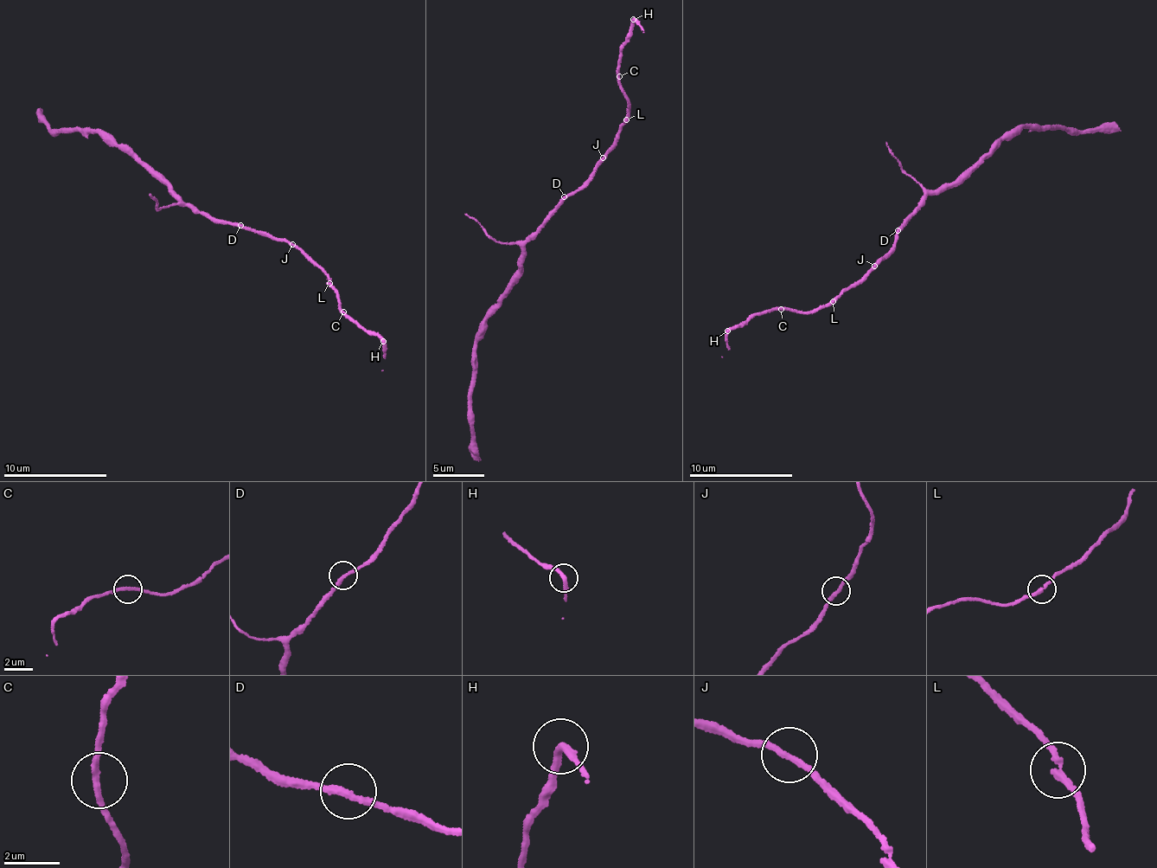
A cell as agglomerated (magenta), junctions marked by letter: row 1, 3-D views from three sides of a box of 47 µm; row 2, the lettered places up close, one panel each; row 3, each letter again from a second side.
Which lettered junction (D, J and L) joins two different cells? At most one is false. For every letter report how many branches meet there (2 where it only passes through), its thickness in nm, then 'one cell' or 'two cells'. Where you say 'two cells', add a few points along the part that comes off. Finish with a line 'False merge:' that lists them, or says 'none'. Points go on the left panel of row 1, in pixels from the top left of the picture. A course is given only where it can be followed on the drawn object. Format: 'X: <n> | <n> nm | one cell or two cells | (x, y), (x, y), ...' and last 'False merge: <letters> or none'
D: 2 | 240 nm | one cell
J: 2 | 240 nm | one cell
L: 2 | 240 nm | one cell
False merge: none

